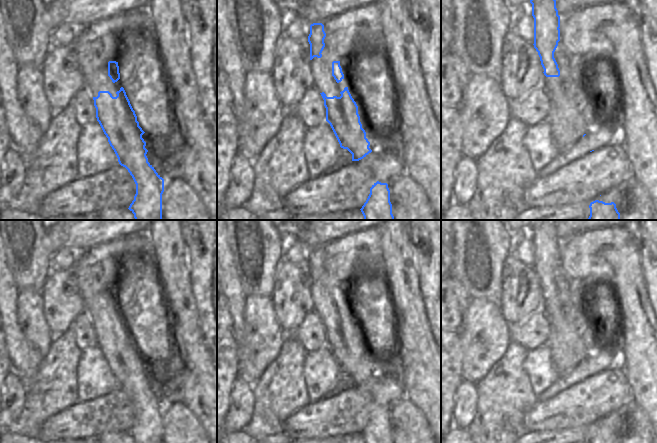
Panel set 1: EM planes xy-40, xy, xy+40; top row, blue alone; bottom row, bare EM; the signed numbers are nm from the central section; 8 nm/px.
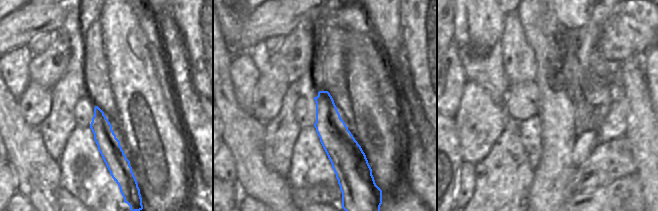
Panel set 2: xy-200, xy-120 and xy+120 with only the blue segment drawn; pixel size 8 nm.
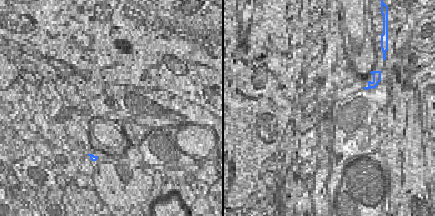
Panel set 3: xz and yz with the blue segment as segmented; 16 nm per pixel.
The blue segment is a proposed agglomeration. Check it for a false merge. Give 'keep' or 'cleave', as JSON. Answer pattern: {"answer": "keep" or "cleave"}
{"answer": "keep"}

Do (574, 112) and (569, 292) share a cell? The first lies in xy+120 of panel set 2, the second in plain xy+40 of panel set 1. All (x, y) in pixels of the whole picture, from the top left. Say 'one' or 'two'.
one

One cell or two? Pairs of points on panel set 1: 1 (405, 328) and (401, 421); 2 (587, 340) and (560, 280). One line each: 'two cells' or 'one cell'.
1: two cells
2: one cell

